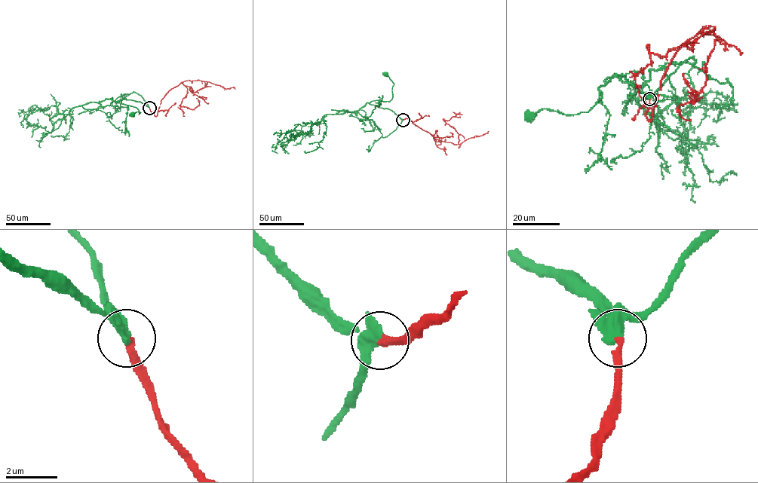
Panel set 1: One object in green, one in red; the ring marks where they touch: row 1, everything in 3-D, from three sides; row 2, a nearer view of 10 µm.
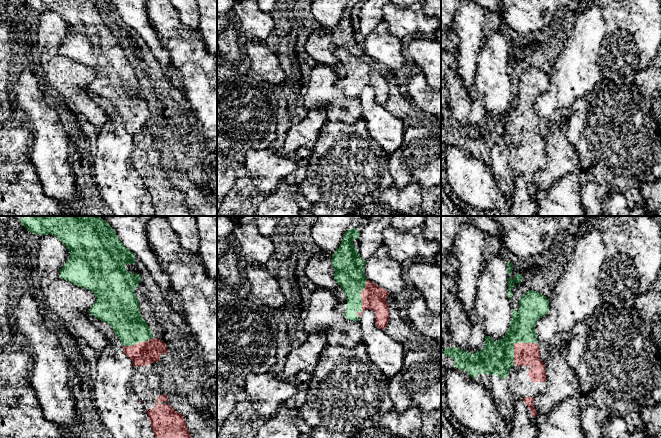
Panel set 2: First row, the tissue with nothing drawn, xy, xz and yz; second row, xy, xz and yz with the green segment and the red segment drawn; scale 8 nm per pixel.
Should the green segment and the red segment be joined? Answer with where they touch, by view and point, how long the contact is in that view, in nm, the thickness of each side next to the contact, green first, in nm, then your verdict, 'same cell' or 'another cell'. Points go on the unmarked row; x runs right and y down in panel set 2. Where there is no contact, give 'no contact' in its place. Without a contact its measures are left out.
contact yz (515, 118); length 260 nm; calibres 280 and 190 nm; same cell

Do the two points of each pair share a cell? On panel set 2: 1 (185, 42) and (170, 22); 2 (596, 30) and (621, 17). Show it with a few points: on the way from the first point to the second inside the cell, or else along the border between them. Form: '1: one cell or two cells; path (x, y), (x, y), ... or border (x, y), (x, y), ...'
1: one cell; path (180, 37), (170, 27)
2: two cells; border (603, 11), (604, 40), (600, 49)

